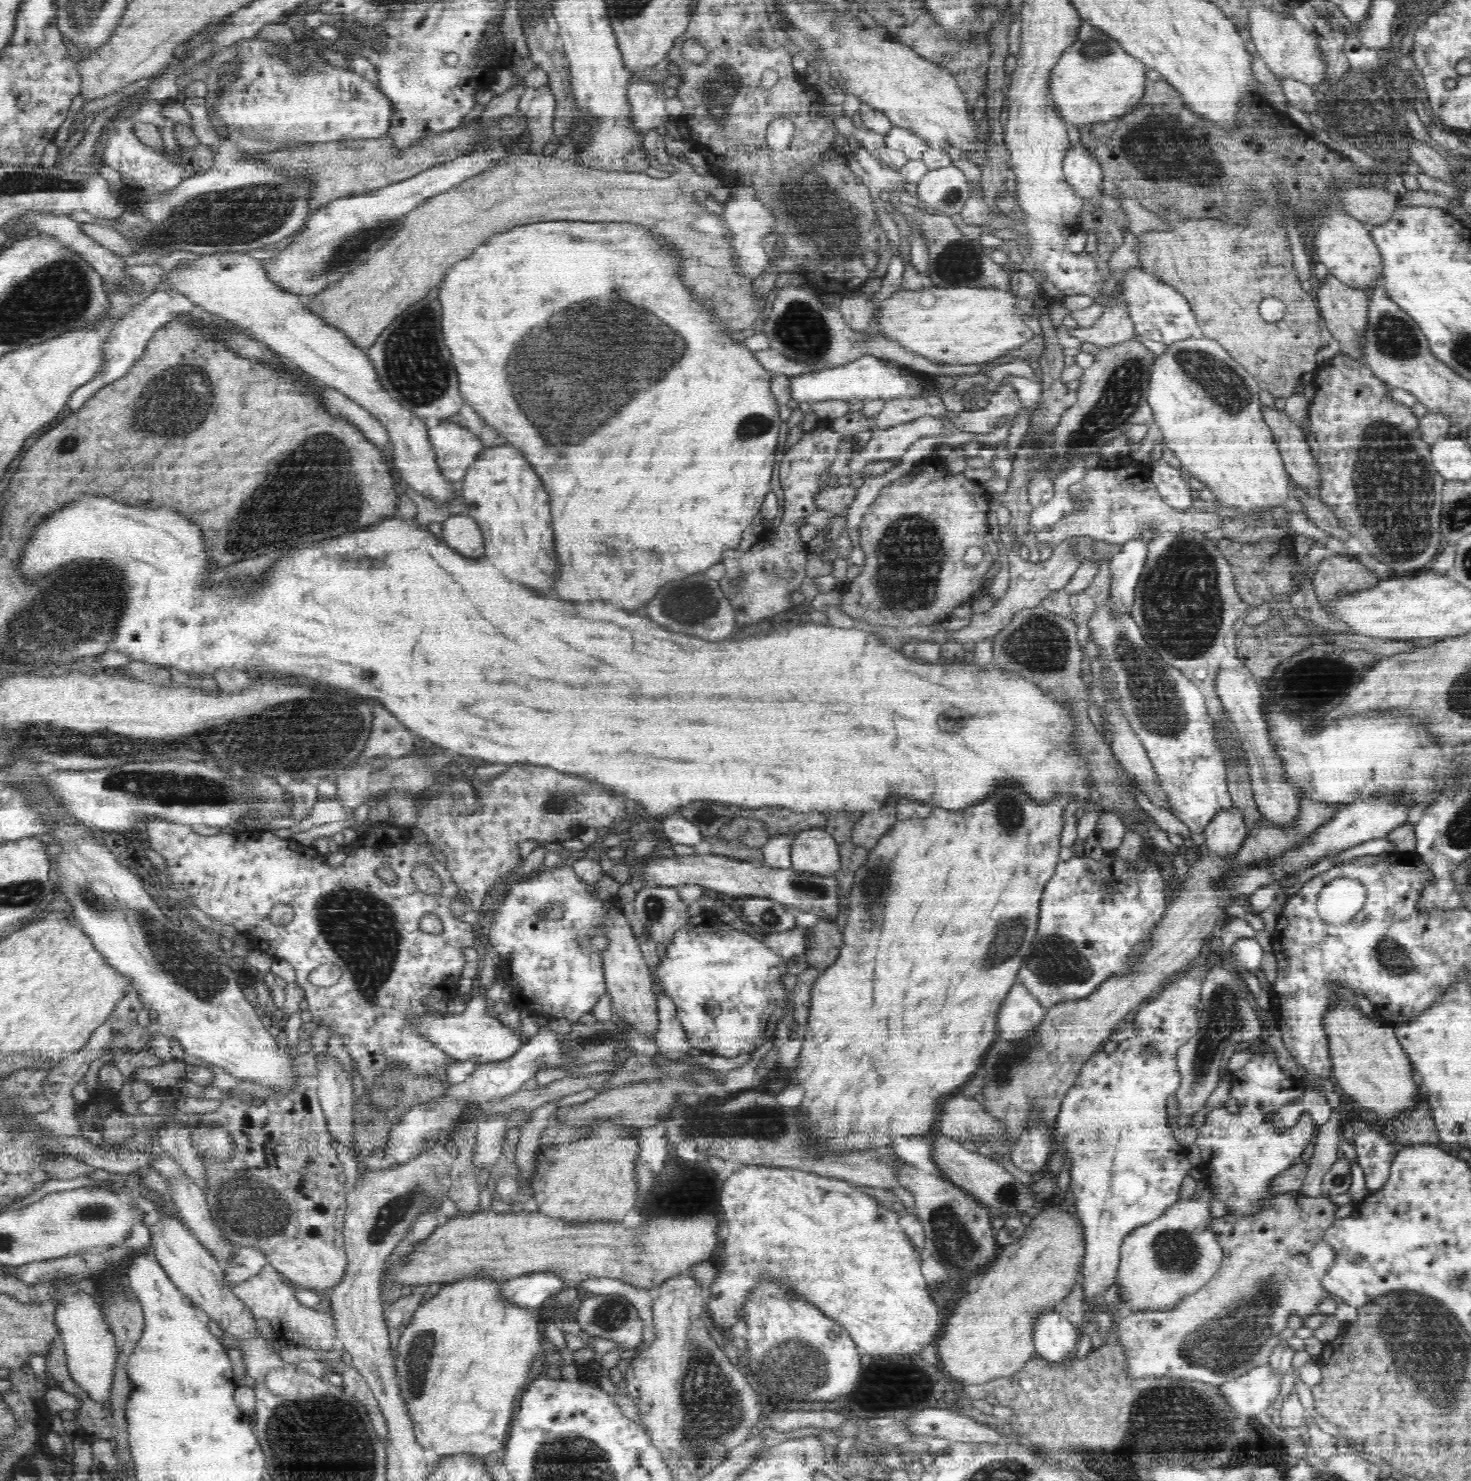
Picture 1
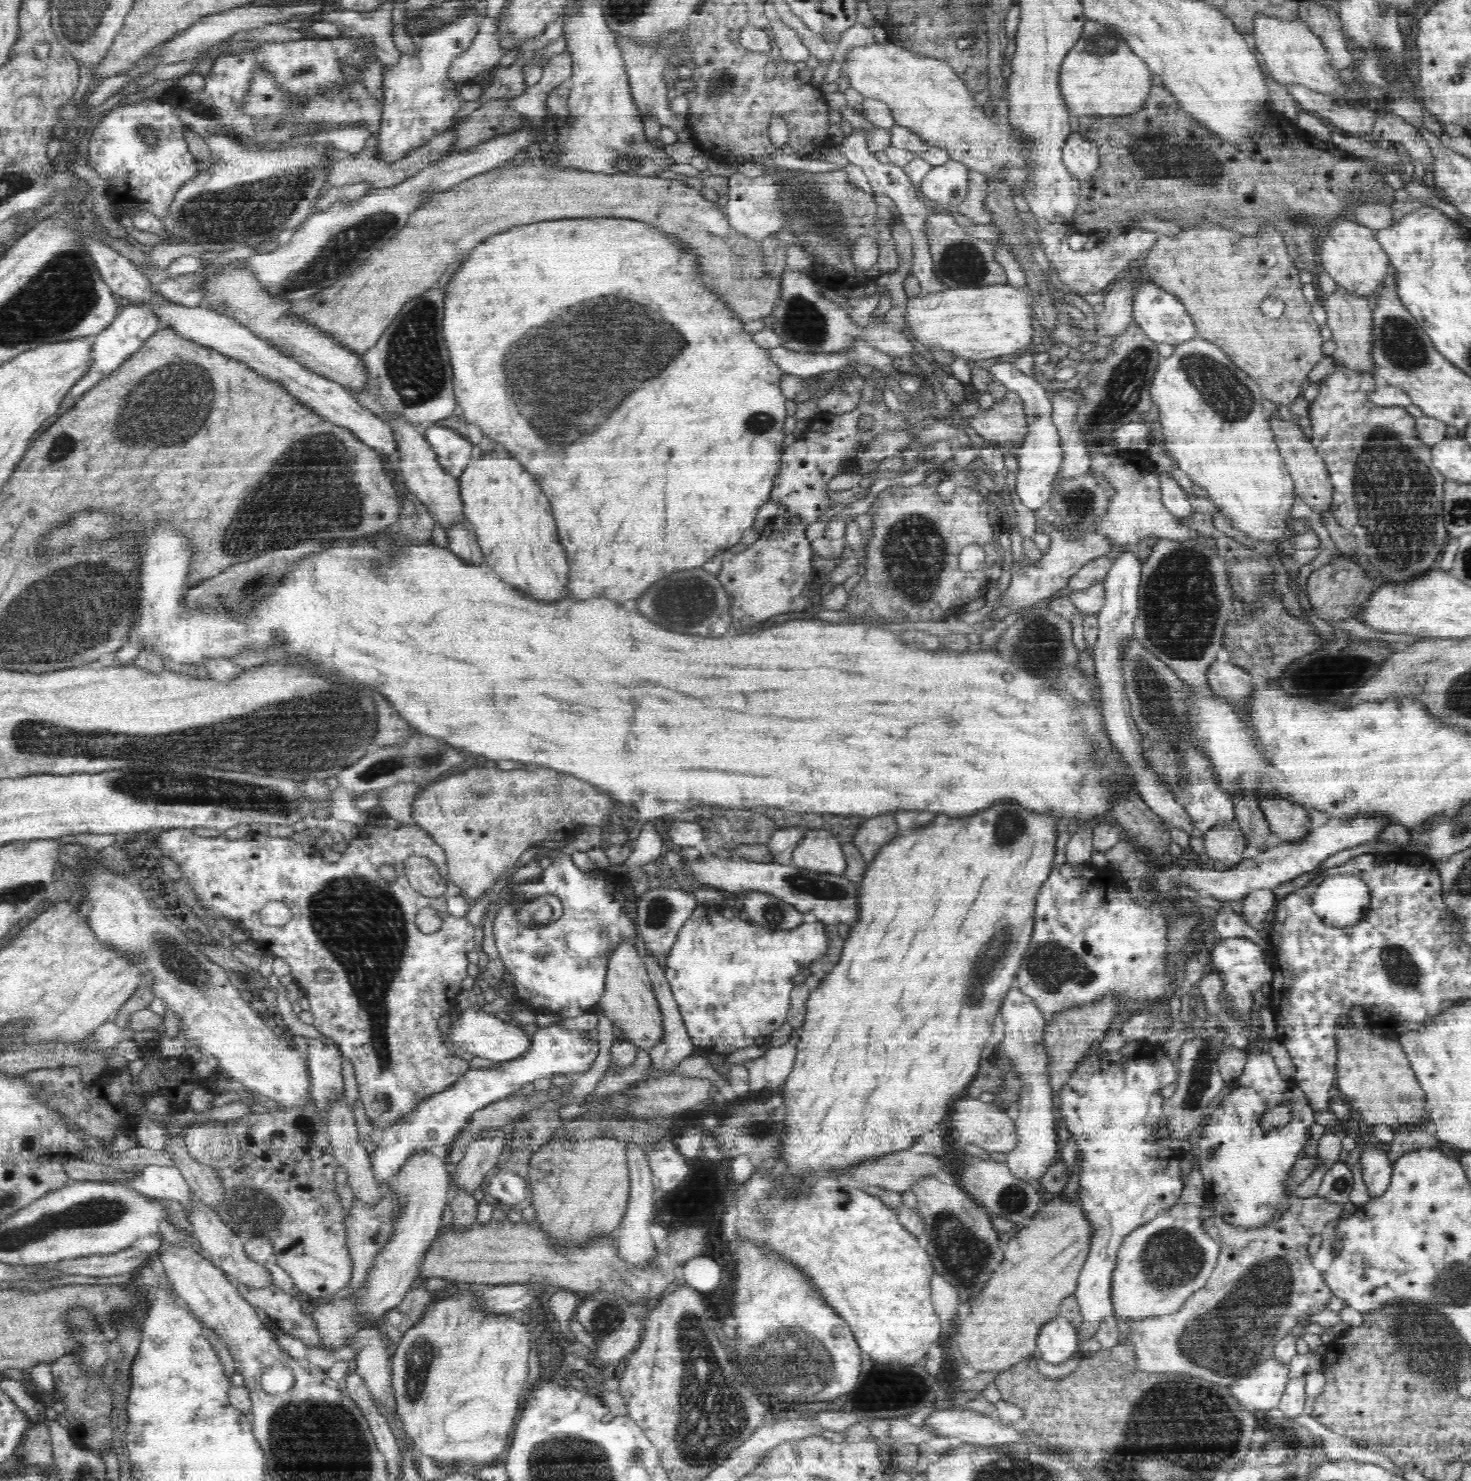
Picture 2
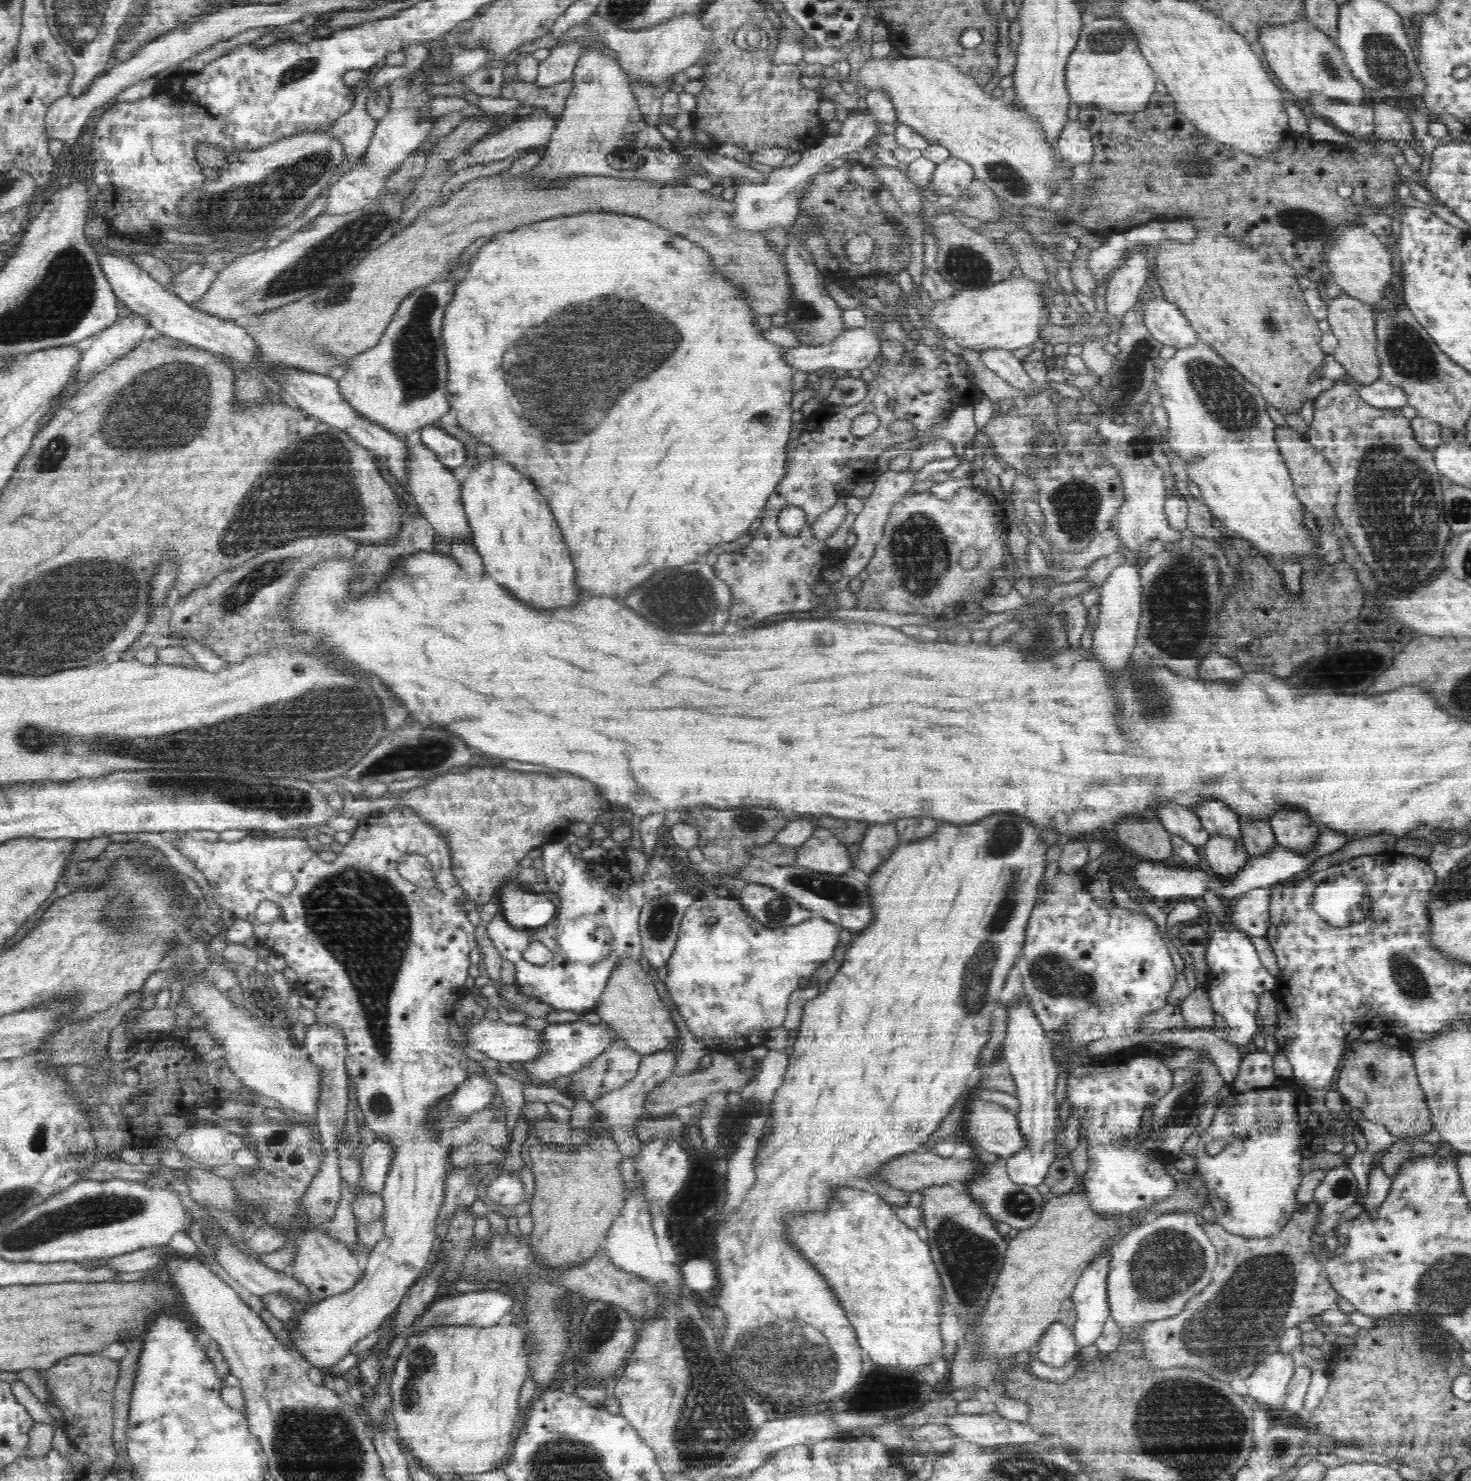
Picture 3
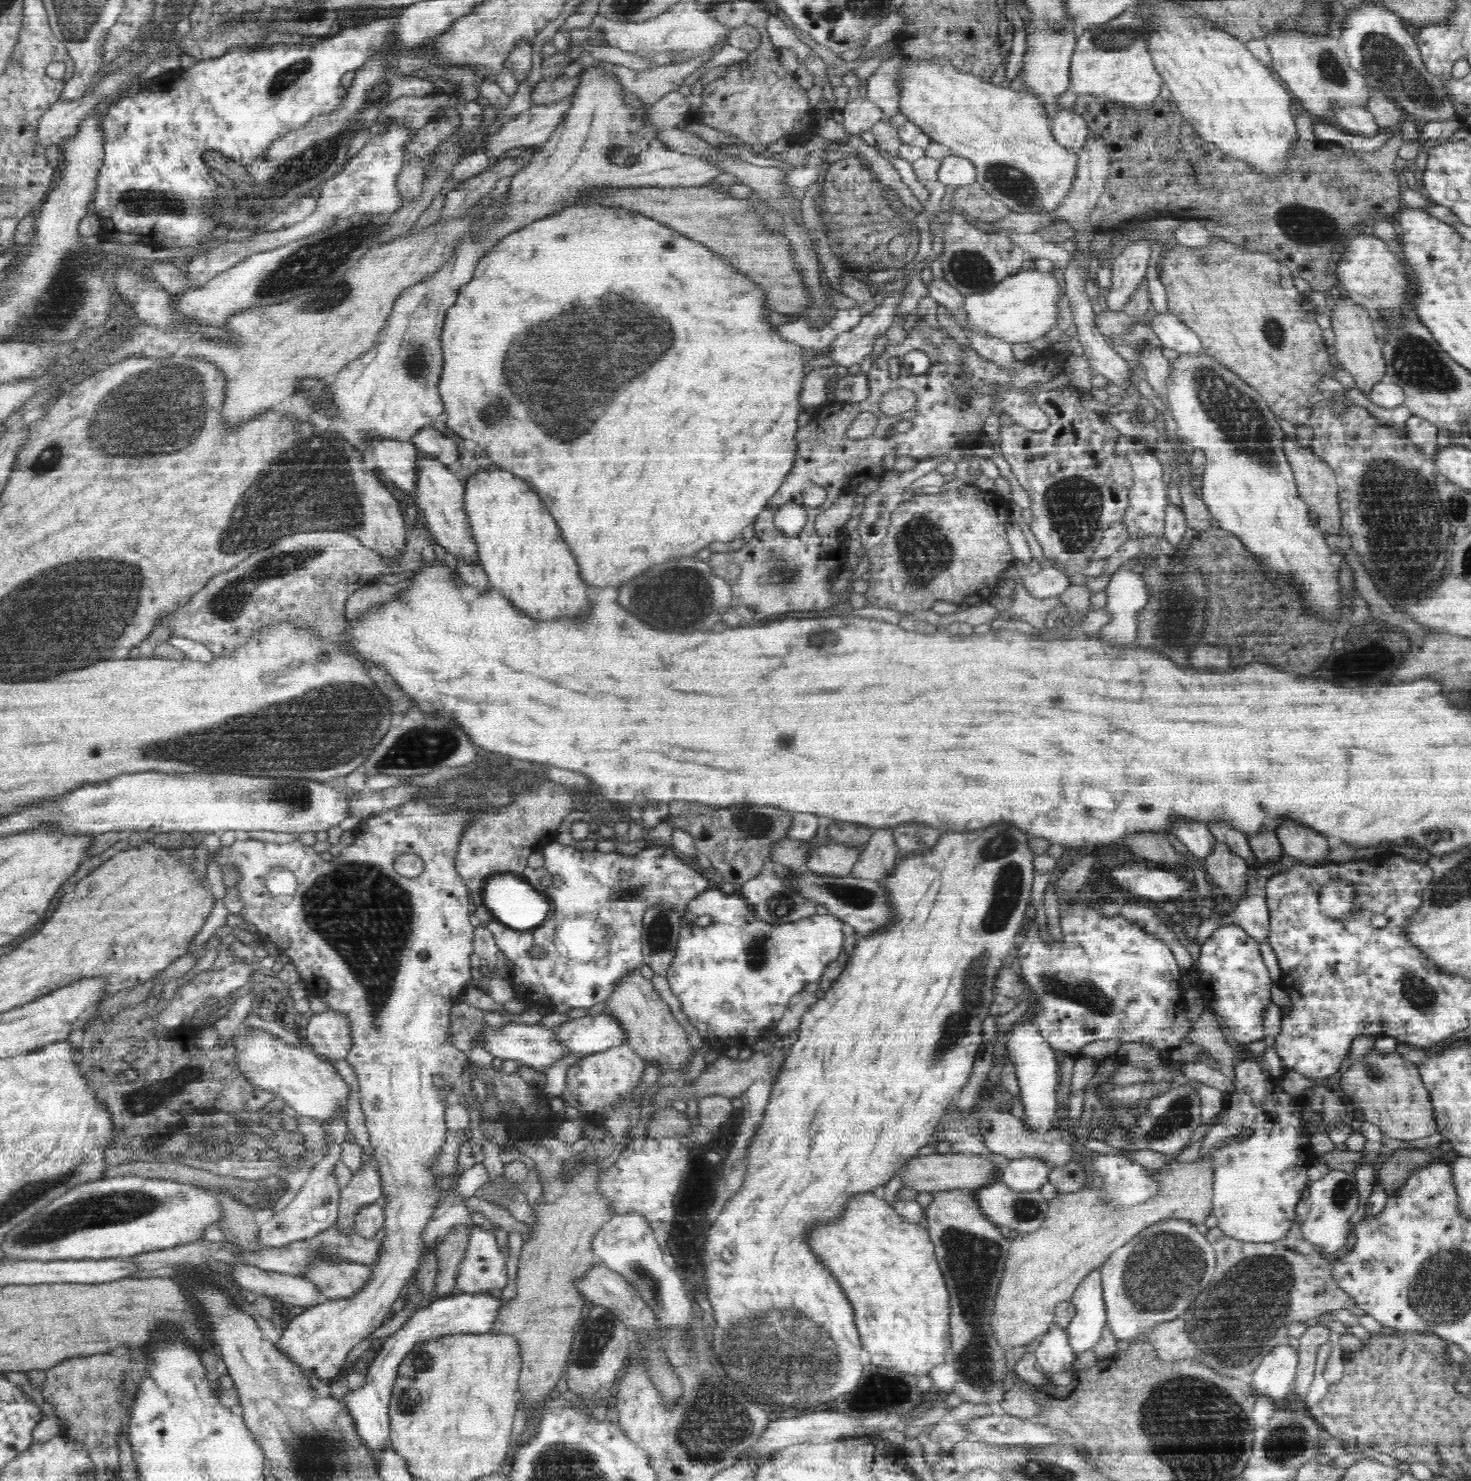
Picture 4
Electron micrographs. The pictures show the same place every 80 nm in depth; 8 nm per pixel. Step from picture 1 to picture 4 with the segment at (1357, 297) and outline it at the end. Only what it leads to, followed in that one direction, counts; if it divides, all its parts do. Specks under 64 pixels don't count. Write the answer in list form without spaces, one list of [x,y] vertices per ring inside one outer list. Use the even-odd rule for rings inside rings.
[[[1343,298],[1331,303],[1329,307],[1332,328],[1335,332],[1334,345],[1336,348],[1336,361],[1354,379],[1356,388],[1369,398],[1372,389],[1382,380],[1386,380],[1387,366],[1383,357],[1382,349],[1369,321],[1369,315],[1362,307],[1354,304],[1349,298]]]

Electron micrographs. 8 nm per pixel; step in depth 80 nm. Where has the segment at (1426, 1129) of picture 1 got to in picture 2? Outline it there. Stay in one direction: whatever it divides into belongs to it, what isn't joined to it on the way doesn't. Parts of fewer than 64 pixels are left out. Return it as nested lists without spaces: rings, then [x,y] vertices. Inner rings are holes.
[[[1425,1126],[1400,1130],[1395,1132],[1393,1142],[1385,1146],[1386,1159],[1392,1167],[1402,1155],[1422,1149],[1434,1150],[1438,1148],[1438,1143],[1436,1136],[1429,1134]]]

